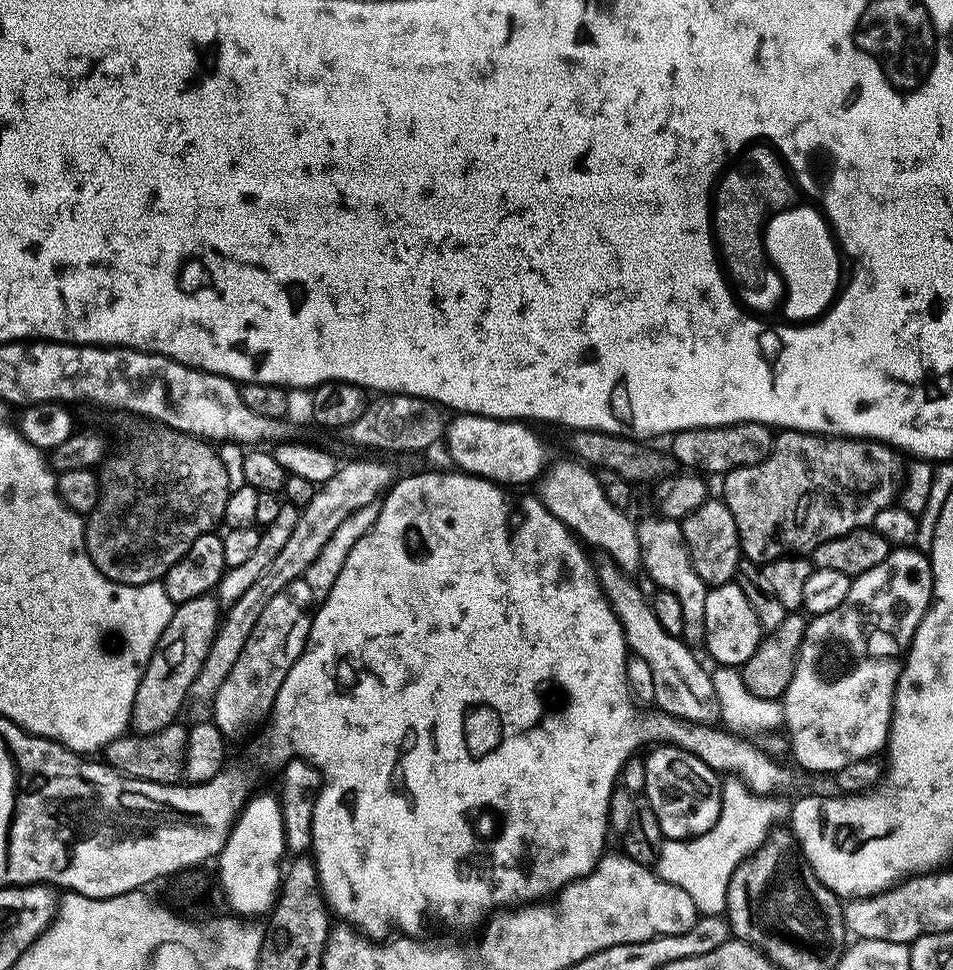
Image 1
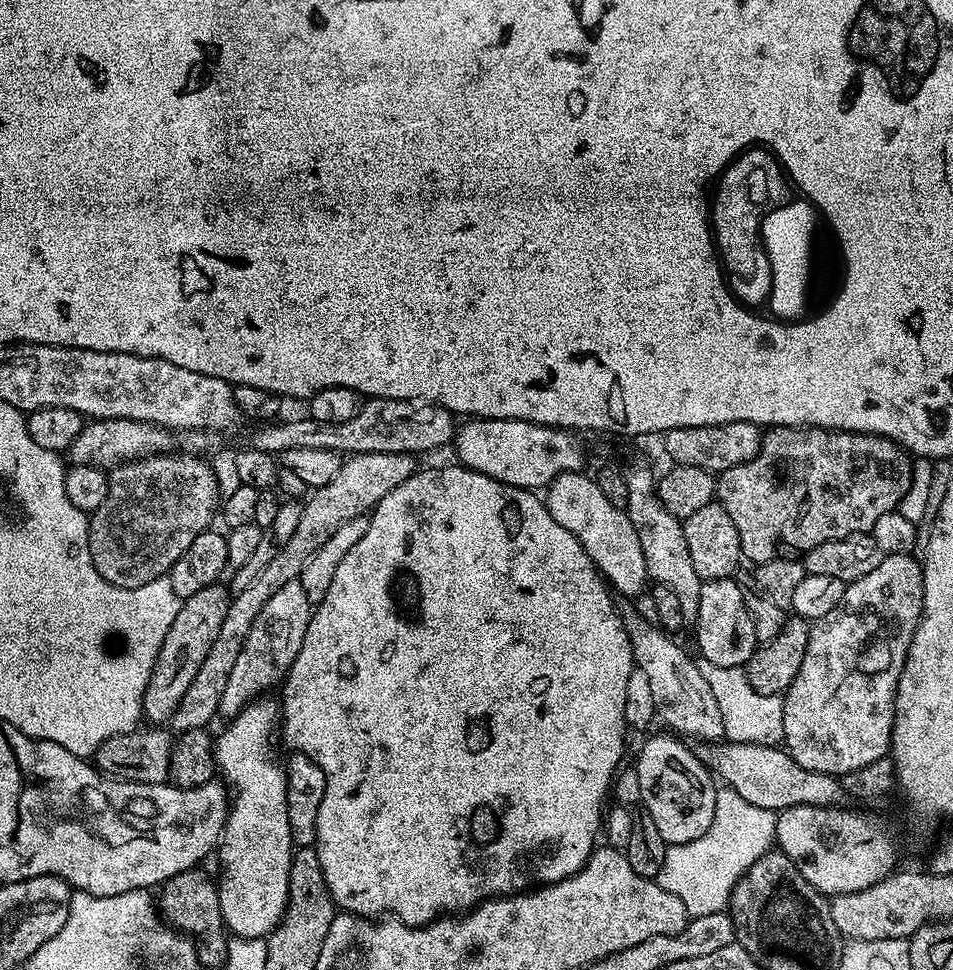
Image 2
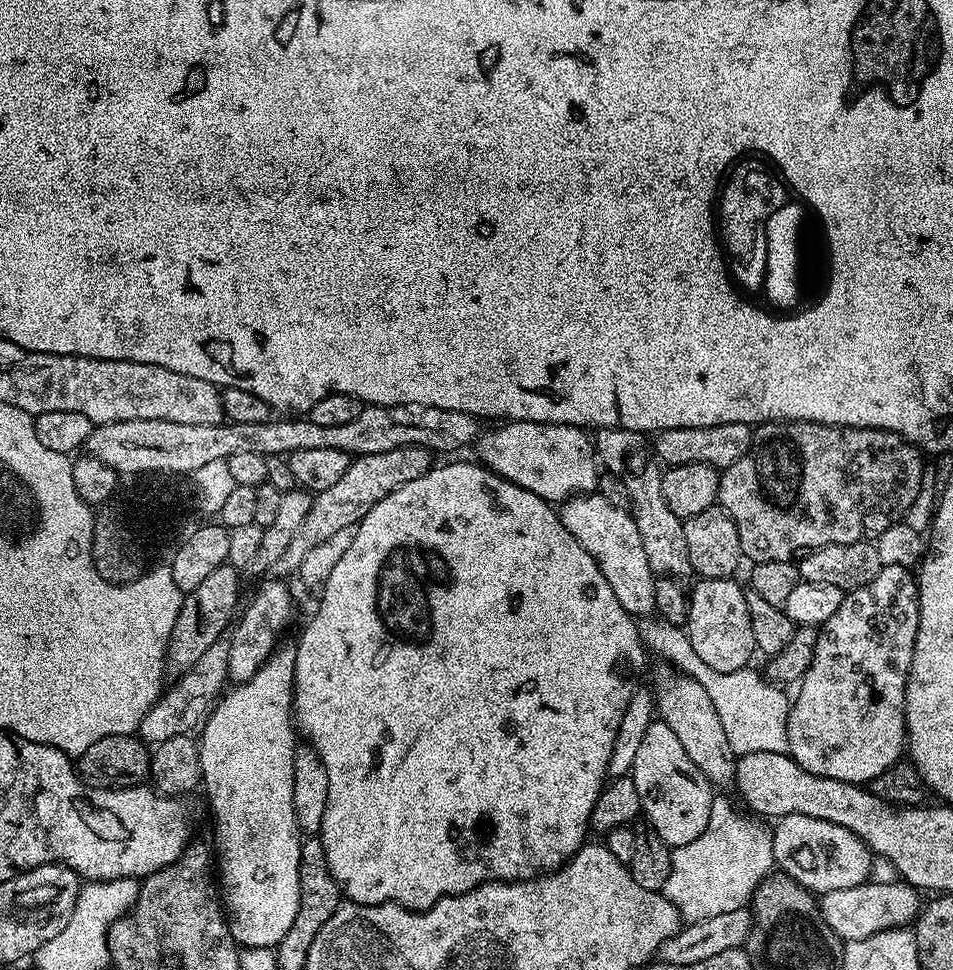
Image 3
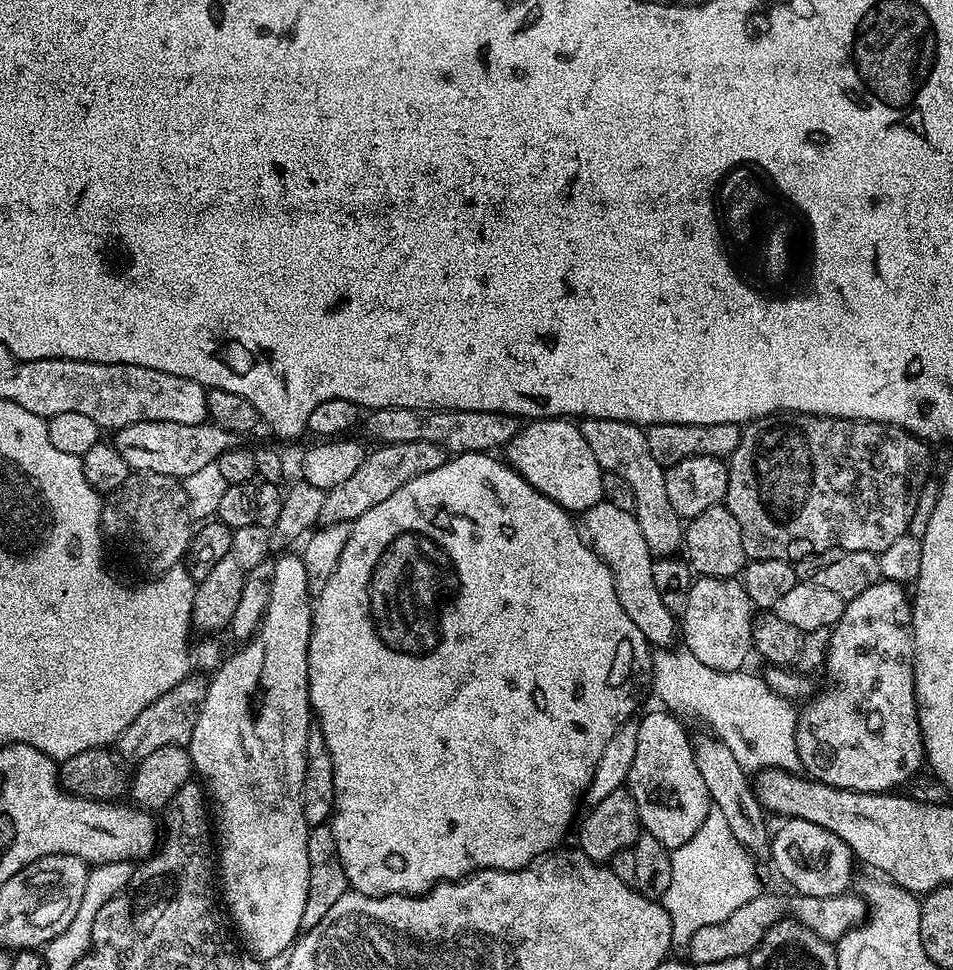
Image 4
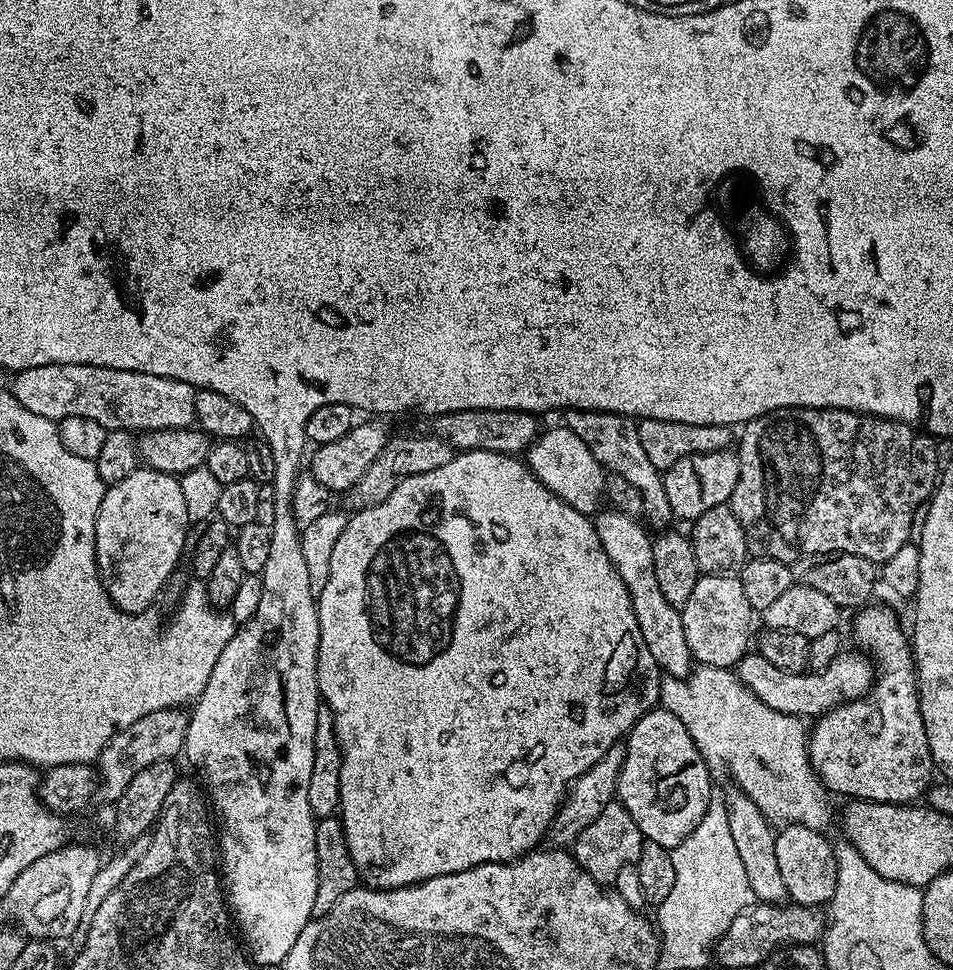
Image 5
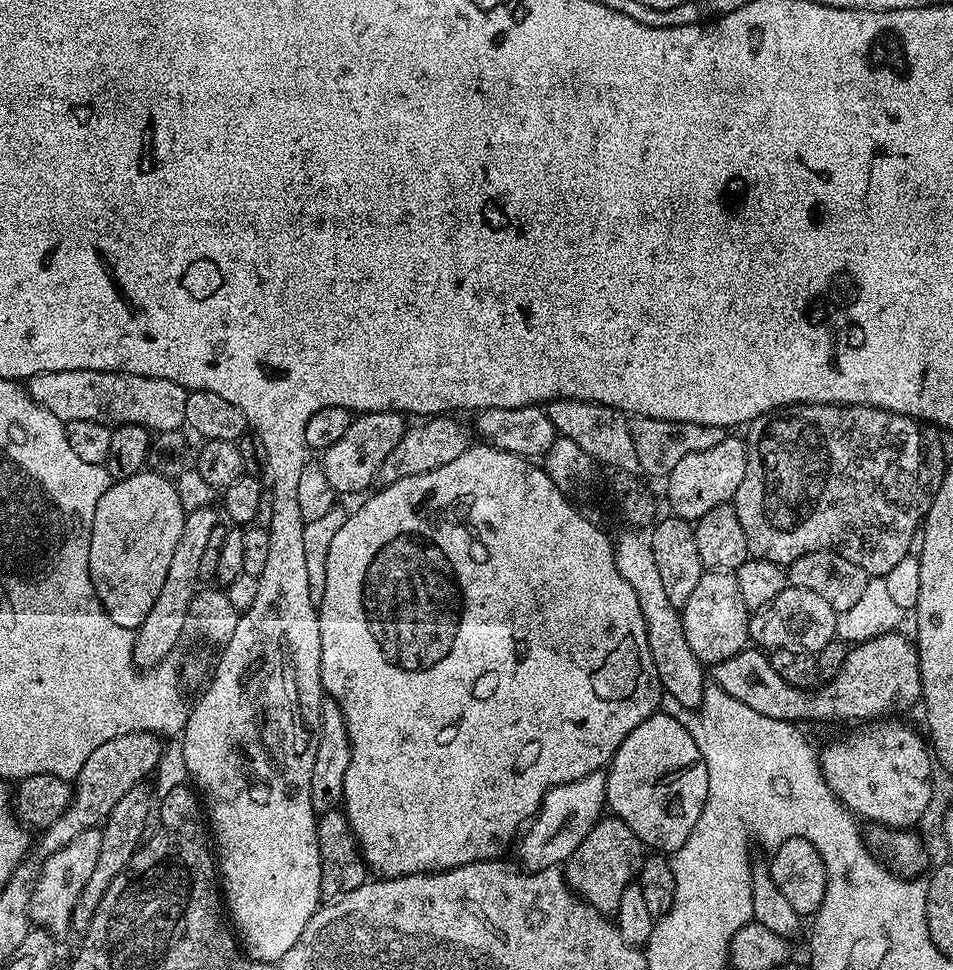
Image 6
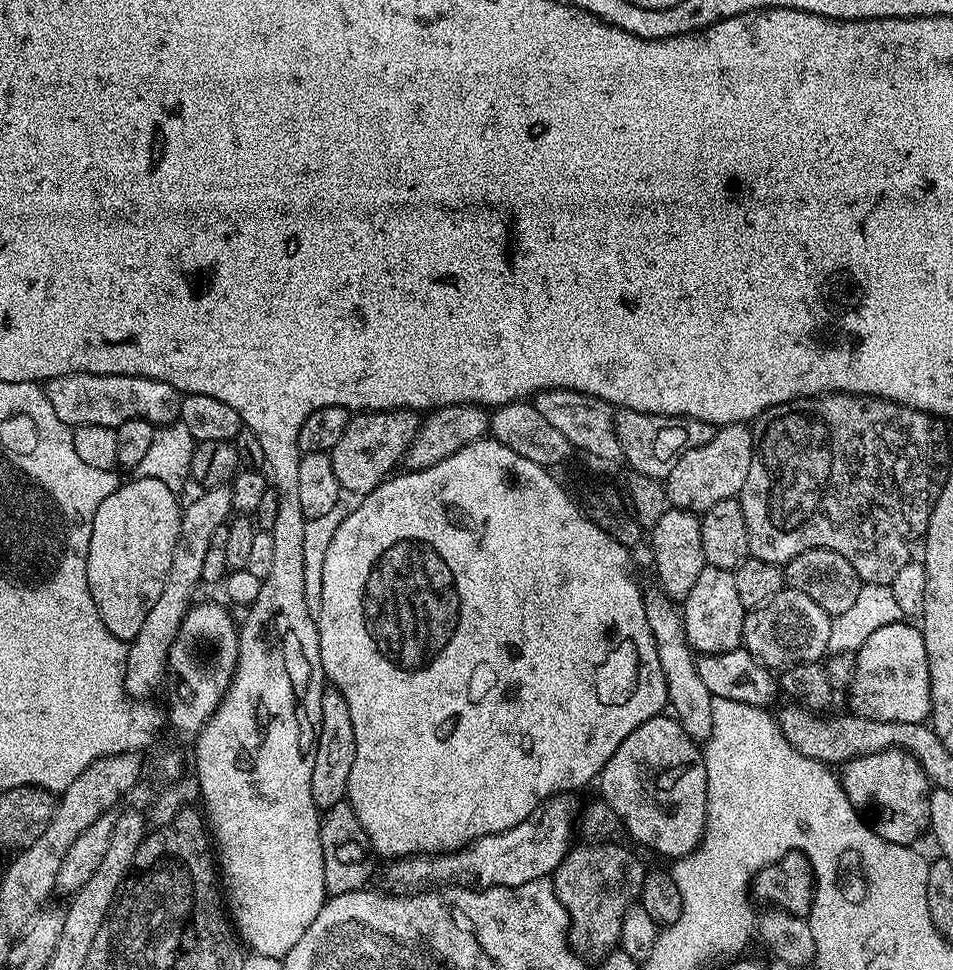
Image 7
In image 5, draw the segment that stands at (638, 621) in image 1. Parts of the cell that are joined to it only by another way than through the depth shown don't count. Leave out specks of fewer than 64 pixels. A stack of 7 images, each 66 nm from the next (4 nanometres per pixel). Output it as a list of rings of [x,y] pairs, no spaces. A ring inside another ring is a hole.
[[[735,786],[729,788],[728,797],[723,797],[722,803],[728,811],[730,835],[738,849],[738,858],[742,858],[742,866],[746,866],[746,882],[750,882],[750,890],[759,903],[779,905],[789,899],[789,894],[782,882],[782,870],[778,870],[776,832],[768,817],[763,816],[750,797]]]

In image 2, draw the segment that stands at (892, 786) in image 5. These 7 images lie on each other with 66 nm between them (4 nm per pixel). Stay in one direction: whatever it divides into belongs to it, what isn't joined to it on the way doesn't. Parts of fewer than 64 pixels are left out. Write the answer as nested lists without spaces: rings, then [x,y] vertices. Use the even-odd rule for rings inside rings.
[[[899,552],[893,556],[885,555],[882,562],[878,562],[875,570],[870,570],[866,578],[858,578],[851,581],[845,587],[844,600],[839,608],[835,608],[830,614],[826,614],[821,620],[811,625],[808,633],[808,645],[806,646],[806,658],[802,658],[802,670],[798,670],[798,678],[788,687],[784,701],[784,739],[783,747],[792,756],[798,766],[806,770],[825,772],[828,776],[841,777],[850,770],[858,770],[875,760],[885,759],[889,755],[892,746],[892,726],[896,722],[896,687],[900,676],[904,672],[904,663],[910,650],[910,642],[916,633],[916,627],[920,624],[920,618],[924,615],[924,569],[915,555]]]

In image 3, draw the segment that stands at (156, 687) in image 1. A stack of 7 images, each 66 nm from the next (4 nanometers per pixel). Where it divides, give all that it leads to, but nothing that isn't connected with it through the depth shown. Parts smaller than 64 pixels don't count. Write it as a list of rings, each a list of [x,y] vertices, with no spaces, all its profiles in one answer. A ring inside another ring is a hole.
[[[223,564],[204,579],[198,590],[184,596],[178,610],[178,622],[174,622],[174,630],[168,643],[166,664],[171,671],[173,668],[173,673],[190,670],[190,666],[194,666],[194,662],[198,662],[198,658],[202,658],[202,654],[206,654],[206,650],[210,650],[210,646],[214,646],[214,642],[221,640],[229,631],[238,612],[236,603],[240,600],[240,576],[241,573],[231,564]]]

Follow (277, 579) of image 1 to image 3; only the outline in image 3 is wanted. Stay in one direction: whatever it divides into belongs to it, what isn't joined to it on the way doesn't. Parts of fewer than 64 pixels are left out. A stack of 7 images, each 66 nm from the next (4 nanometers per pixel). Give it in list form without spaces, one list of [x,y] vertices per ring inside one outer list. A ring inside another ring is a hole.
[[[402,446],[398,450],[386,450],[382,454],[355,457],[349,463],[346,474],[342,474],[342,478],[338,478],[334,486],[313,495],[310,514],[306,514],[298,534],[294,534],[290,546],[286,546],[286,551],[274,562],[275,575],[280,578],[288,578],[291,572],[293,575],[302,566],[306,554],[310,554],[310,550],[318,546],[318,542],[326,542],[326,538],[338,534],[338,530],[355,528],[362,518],[366,518],[366,514],[370,514],[370,510],[374,510],[374,506],[378,506],[378,502],[382,502],[382,498],[406,486],[406,482],[422,478],[422,474],[429,472],[433,466],[433,453],[418,446]],[[223,639],[214,642],[214,646],[210,646],[210,650],[190,666],[190,670],[179,673],[177,680],[180,681],[172,689],[169,687],[142,718],[138,736],[149,746],[166,742],[166,738],[187,736],[203,728],[229,683],[227,643]]]

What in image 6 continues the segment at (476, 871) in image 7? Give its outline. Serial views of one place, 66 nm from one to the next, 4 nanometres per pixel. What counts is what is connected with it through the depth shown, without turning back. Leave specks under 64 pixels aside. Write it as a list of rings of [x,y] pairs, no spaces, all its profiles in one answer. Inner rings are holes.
[[[603,771],[591,772],[574,782],[566,782],[548,789],[540,808],[523,829],[520,840],[520,860],[529,872],[563,865],[582,846],[582,838],[605,815],[607,775]]]

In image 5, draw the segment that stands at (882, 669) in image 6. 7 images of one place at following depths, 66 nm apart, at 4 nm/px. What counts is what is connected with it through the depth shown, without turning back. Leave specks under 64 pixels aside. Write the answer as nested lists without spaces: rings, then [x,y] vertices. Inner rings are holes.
[[[848,650],[841,651],[828,668],[805,670],[801,673],[788,672],[785,668],[774,666],[765,656],[749,654],[740,659],[734,671],[741,684],[745,684],[761,702],[775,712],[801,718],[819,718],[839,704],[863,700],[871,692],[874,666],[867,657],[854,654]]]

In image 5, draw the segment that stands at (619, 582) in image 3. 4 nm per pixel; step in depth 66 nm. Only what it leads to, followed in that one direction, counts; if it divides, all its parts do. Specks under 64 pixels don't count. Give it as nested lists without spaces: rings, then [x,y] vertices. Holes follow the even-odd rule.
[[[615,510],[604,511],[595,513],[596,533],[630,594],[634,618],[638,618],[638,630],[642,630],[642,642],[646,642],[646,650],[650,650],[654,662],[664,676],[683,678],[688,675],[694,661],[690,646],[686,646],[686,630],[682,630],[680,608],[662,598],[662,589],[659,588],[658,577],[654,574],[653,537],[637,517]]]

